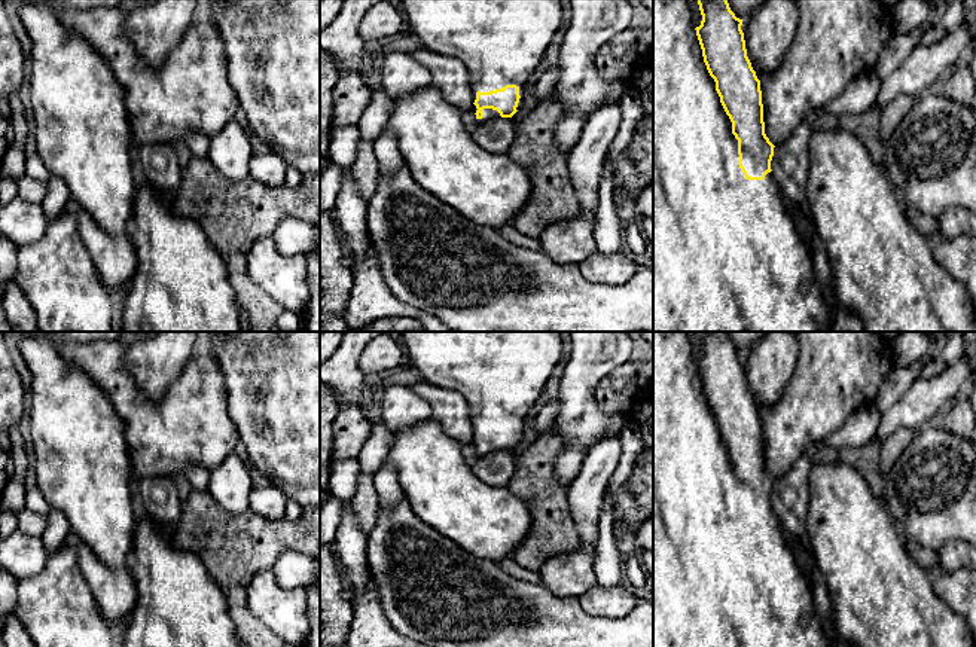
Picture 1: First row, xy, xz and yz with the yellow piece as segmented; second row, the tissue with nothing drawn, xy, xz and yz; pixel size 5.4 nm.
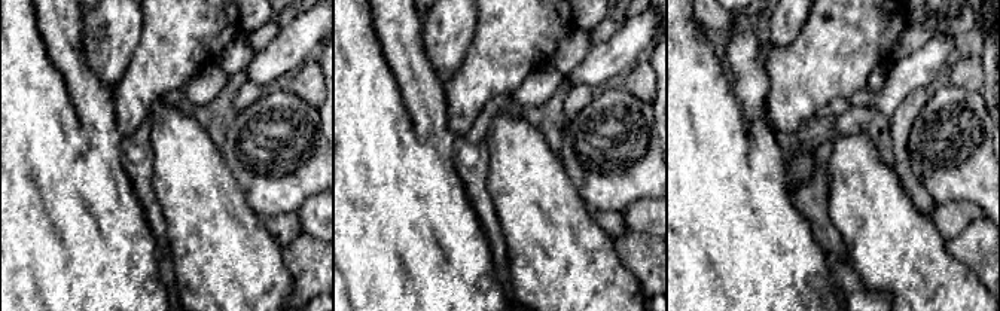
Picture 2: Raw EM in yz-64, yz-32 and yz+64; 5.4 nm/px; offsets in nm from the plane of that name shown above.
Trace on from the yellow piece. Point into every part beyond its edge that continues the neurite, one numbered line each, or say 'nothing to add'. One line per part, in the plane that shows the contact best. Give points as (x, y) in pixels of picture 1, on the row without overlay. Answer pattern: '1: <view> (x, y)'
1: yz (722, 577)

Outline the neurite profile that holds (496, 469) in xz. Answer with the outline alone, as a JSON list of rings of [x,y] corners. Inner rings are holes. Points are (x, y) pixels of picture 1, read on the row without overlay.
[[[497,451],[479,457],[472,467],[472,471],[482,482],[491,486],[504,486],[504,488],[507,488],[515,470],[516,470],[516,461],[512,451]]]

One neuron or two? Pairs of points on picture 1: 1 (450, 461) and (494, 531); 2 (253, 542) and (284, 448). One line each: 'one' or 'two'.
1: one
2: two

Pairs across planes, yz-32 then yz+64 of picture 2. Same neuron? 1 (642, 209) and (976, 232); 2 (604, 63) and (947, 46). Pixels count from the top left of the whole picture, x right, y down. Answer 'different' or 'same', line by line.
1: different
2: same

